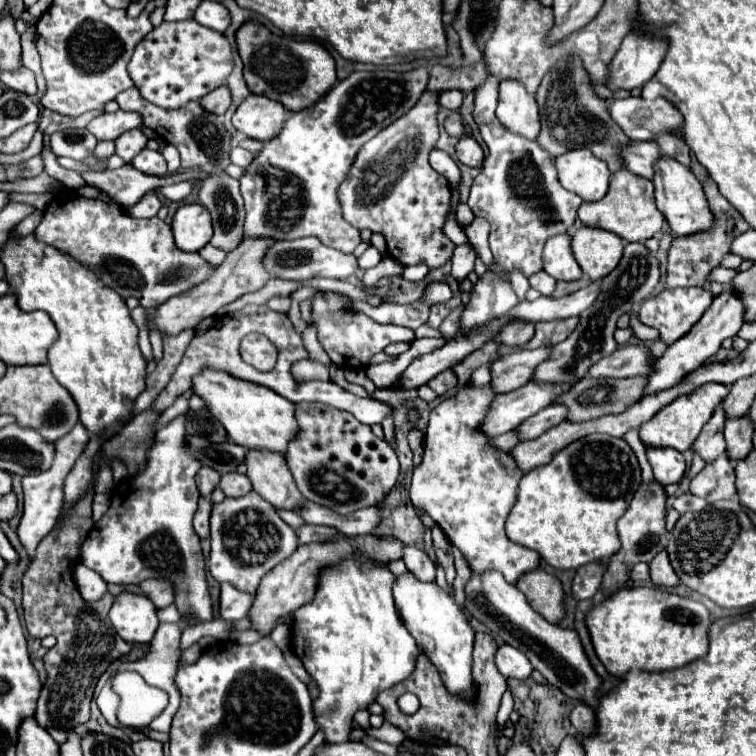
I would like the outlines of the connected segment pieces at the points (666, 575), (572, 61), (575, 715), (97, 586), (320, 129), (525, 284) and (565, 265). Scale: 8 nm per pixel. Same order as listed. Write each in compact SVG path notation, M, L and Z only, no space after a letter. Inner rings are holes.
M662 550L648 566L650 566L650 578L652 578L652 582L656 586L670 588L670 586L678 586L680 584L678 576L674 574L674 570L672 570L672 566L668 562L668 552L666 550Z
M562 58L562 62L558 62L554 70L544 76L536 92L536 102L540 108L542 124L536 138L540 148L544 148L550 156L560 156L576 148L590 148L592 154L608 162L612 172L618 170L614 150L618 150L618 146L622 146L622 142L628 142L630 138L626 138L626 134L622 134L622 130L614 126L614 120L606 110L606 102L600 100L590 88L590 78L586 78L586 72L582 70L582 62L578 62L578 58Z
M580 702L580 704L572 710L572 714L570 714L570 722L572 722L572 726L574 726L574 730L576 730L578 736L582 736L582 734L588 736L588 734L592 734L592 732L594 732L594 724L596 724L592 706Z
M84 564L74 566L74 582L86 602L96 602L108 592L106 582L96 572L86 568Z
M426 66L410 72L352 72L314 106L292 114L282 132L264 144L240 178L246 208L244 240L316 236L322 244L352 254L360 244L360 232L342 218L336 190L346 178L358 150L380 130L404 116L418 102L426 84Z
M514 271L510 275L513 290L516 292L520 301L525 300L526 292L530 289L528 279L519 271Z
M556 234L546 240L544 244L544 270L556 280L578 280L582 270L572 254L568 234Z

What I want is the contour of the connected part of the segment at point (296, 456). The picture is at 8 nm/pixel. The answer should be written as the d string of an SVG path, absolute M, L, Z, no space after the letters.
M298 402L294 410L298 432L284 454L286 464L306 500L330 506L338 514L350 514L374 506L394 488L400 472L396 452L386 440L372 434L350 412L320 402Z

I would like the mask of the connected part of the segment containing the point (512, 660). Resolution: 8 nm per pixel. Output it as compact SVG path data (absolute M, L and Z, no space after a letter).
M504 644L496 652L496 666L504 678L518 678L524 680L532 674L530 660L516 648Z

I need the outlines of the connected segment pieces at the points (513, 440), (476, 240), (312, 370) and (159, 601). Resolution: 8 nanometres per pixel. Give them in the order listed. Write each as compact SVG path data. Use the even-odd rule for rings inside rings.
M515 430L494 437L491 440L492 446L506 452L510 451L518 443L518 433Z
M474 218L468 226L464 226L464 232L470 243L478 250L478 256L484 260L486 266L492 266L492 252L488 246L488 232L490 232L490 224L484 218Z
M302 360L302 362L294 364L292 374L298 380L310 380L310 378L328 380L328 366L322 362L314 362L314 360Z
M144 580L140 582L140 590L144 592L144 596L148 596L152 600L152 604L156 608L166 608L172 604L174 596L172 596L172 586L168 582L162 580Z

